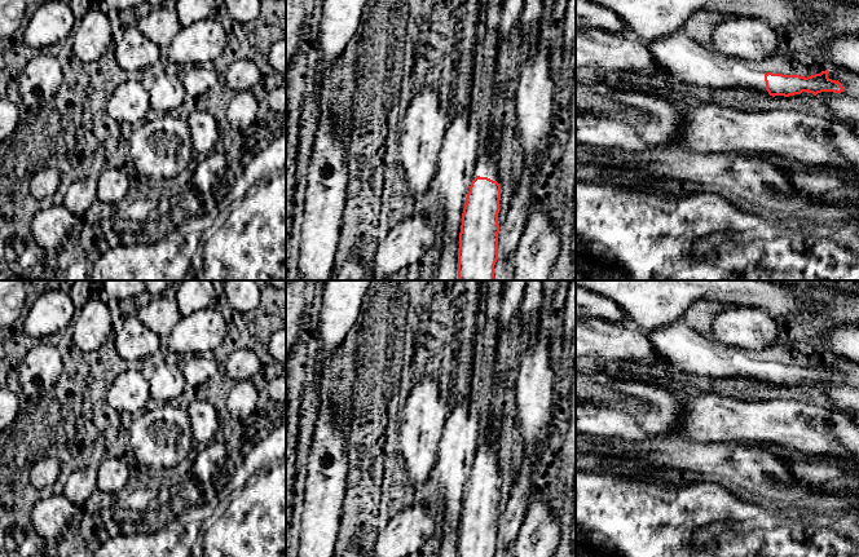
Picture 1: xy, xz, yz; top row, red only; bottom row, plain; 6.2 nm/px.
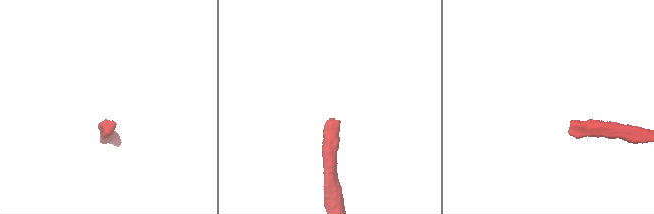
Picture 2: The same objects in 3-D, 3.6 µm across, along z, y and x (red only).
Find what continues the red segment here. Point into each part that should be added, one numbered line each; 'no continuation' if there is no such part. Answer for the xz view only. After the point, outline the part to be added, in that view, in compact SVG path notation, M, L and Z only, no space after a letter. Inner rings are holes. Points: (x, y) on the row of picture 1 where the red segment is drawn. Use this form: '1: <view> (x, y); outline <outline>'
1: xz (487, 163); outline M495 111L494 119L492 120L493 129L492 134L488 140L488 143L483 147L481 154L479 155L475 173L480 177L488 177L493 181L498 180L498 168L497 168L497 158L495 158L495 146L499 141L499 112Z

